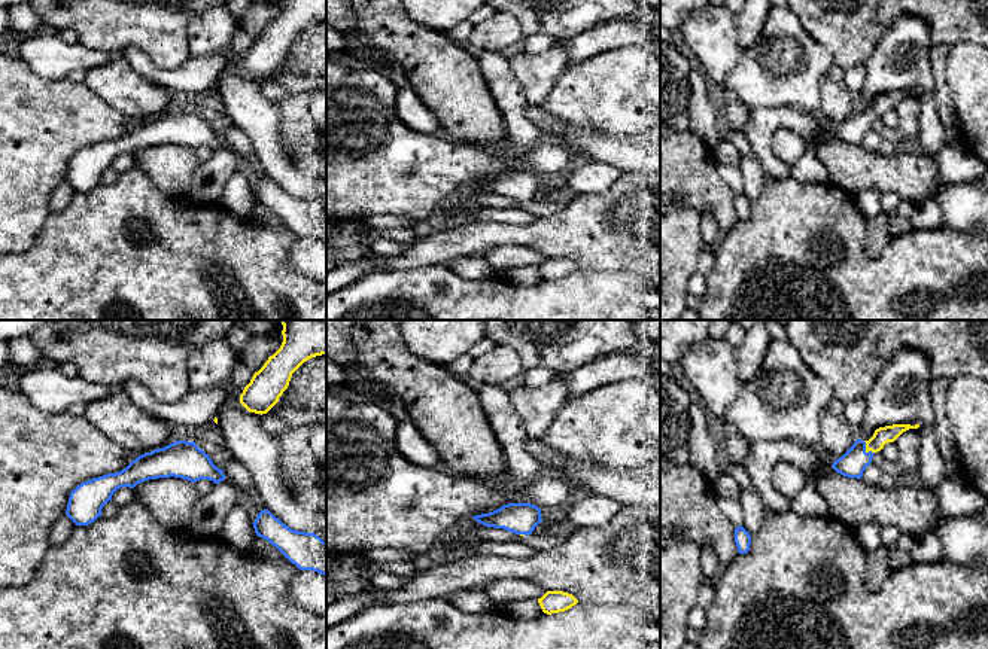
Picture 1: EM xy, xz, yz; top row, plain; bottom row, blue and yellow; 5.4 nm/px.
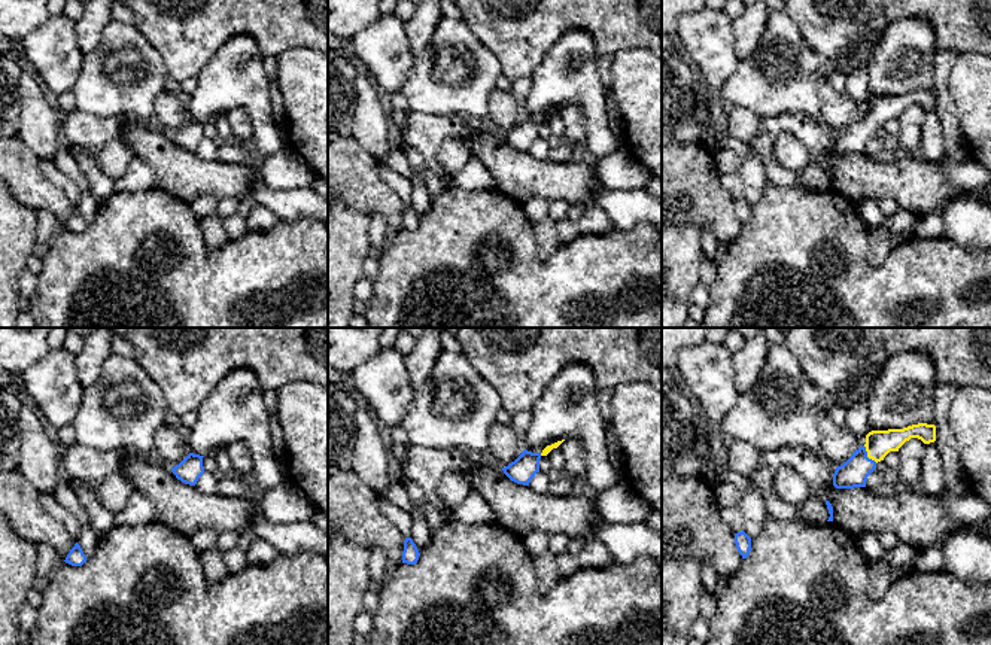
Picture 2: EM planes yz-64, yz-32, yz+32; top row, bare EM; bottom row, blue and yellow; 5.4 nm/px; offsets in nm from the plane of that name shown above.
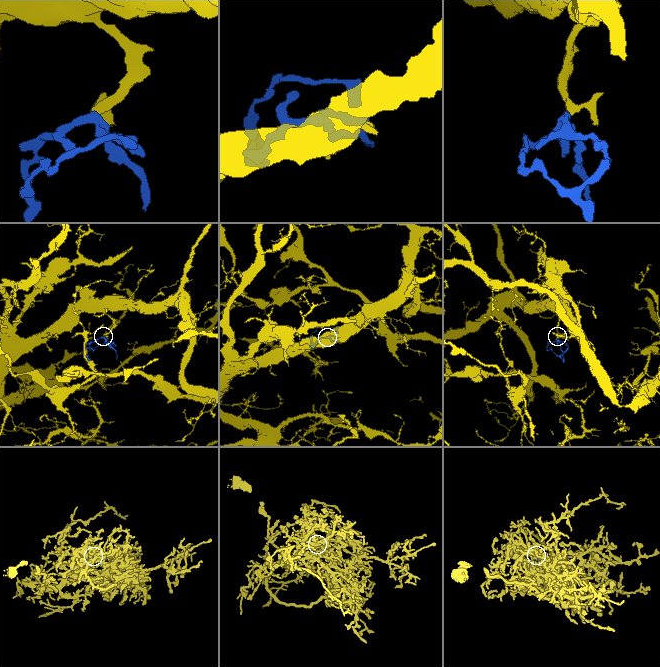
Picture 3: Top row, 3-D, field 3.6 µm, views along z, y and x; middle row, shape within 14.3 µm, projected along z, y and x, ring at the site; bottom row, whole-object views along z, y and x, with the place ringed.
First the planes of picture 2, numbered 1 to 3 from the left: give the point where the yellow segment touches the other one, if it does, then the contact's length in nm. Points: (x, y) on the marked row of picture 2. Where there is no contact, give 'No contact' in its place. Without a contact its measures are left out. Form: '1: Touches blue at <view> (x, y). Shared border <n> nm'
1: No contact
2: No contact
3: Touches blue at yz+32 (866, 456). Shared border 120 nm

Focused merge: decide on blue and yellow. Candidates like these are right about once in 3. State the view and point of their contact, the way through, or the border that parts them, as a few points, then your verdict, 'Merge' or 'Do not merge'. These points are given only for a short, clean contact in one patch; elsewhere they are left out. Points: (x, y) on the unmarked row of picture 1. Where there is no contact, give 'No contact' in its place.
Touches blue at yz (865, 116). Path across: yz (853, 130), (865, 116), (888, 100). Merge

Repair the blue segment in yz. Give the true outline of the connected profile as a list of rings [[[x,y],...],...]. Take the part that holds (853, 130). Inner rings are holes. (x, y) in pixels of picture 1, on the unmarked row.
[[[893,91],[879,94],[869,107],[857,106],[832,132],[843,143],[861,146],[863,138],[872,130],[875,119],[881,118],[885,110],[894,109],[903,98],[918,94],[919,91]]]

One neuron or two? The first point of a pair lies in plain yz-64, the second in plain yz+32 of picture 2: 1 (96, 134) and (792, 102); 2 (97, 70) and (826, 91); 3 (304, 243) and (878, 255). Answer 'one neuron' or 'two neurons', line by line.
1: two neurons
2: two neurons
3: two neurons

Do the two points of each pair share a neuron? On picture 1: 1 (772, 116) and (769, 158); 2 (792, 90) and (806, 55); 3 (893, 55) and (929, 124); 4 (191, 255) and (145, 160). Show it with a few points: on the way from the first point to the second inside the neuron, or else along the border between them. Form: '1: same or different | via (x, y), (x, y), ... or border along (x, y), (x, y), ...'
1: same | via (763, 127), (763, 148)
2: same | via (792, 81), (792, 70), (798, 64)
3: same | via (909, 72), (926, 88), (929, 107)
4: different | border along (136, 165), (161, 191), (172, 197)

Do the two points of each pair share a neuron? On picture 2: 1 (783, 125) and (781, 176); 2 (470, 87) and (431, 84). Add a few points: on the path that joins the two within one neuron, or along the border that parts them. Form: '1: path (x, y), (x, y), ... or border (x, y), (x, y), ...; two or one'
1: path (769, 137), (769, 163); one
2: path (461, 84), (440, 84); one

